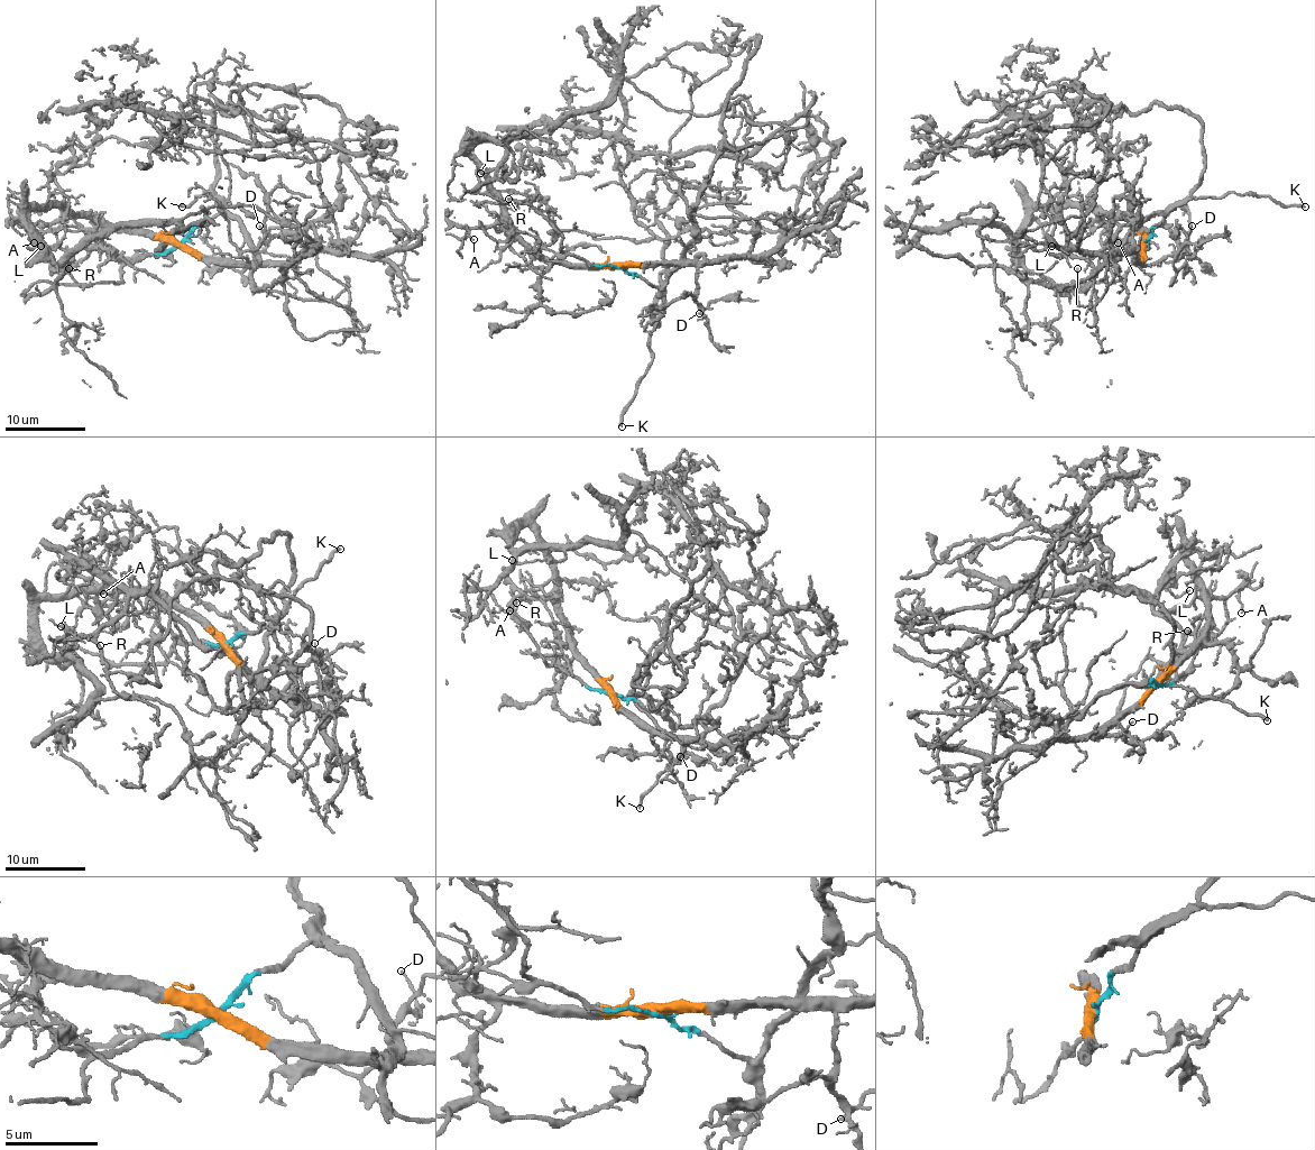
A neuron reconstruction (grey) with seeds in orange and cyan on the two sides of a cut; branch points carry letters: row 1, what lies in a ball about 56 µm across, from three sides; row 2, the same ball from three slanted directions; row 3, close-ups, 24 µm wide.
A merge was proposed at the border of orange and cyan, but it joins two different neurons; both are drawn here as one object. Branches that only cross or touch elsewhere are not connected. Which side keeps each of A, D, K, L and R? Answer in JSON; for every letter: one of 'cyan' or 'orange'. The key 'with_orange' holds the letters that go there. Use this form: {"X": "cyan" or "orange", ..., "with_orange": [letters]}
{"A": "orange", "D": "orange", "K": "cyan", "L": "orange", "R": "cyan", "with_orange": ["A", "D", "L"]}

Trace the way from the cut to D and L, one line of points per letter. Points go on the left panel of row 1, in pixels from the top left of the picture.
D: (180, 245), (187, 245), (203, 255), (256, 264), (256, 247), (264, 235), (259, 226)
L: (180, 245), (48, 206), (44, 203), (52, 193), (69, 199), (64, 237), (54, 247), (40, 245)

